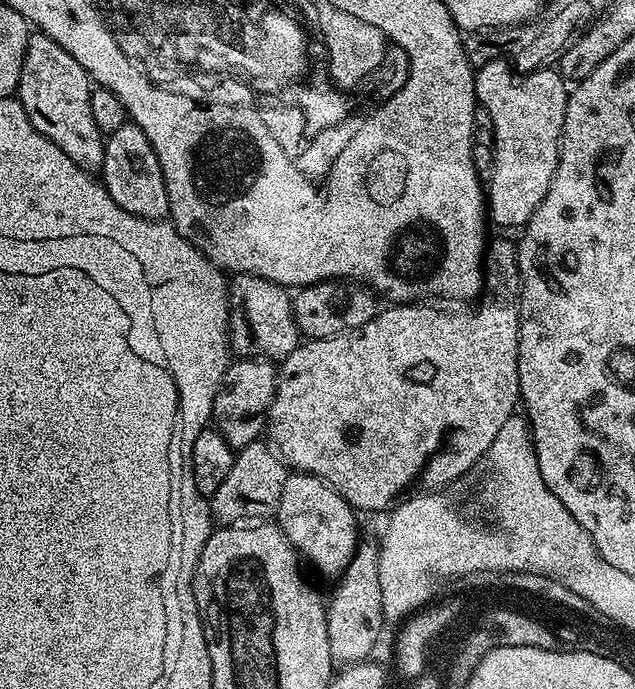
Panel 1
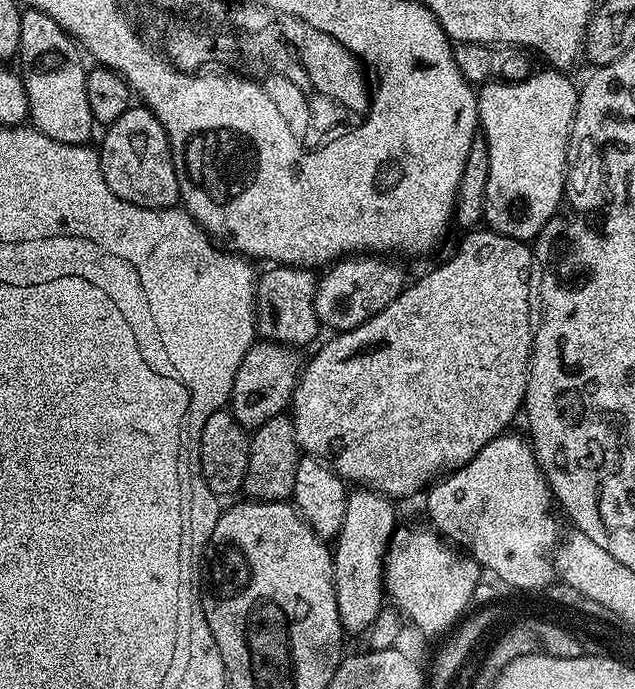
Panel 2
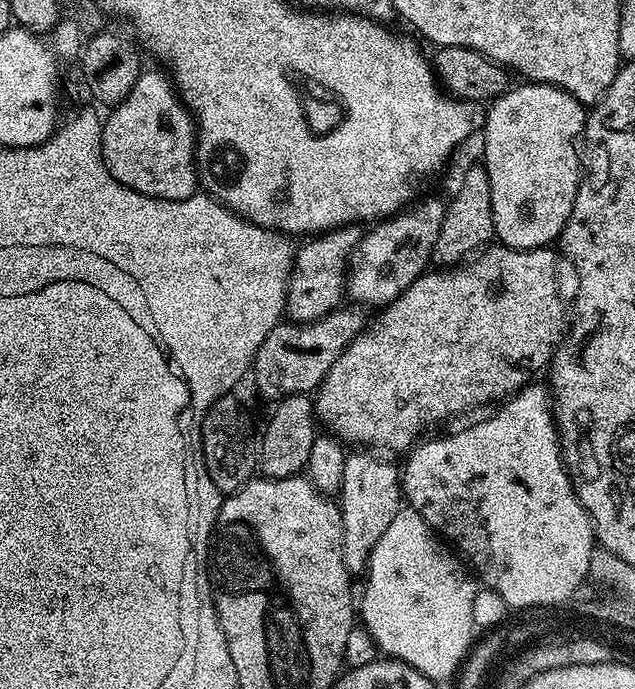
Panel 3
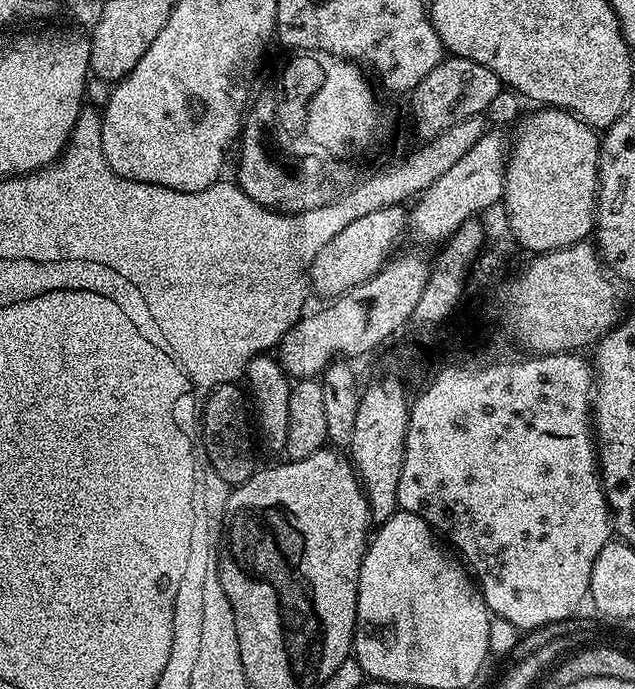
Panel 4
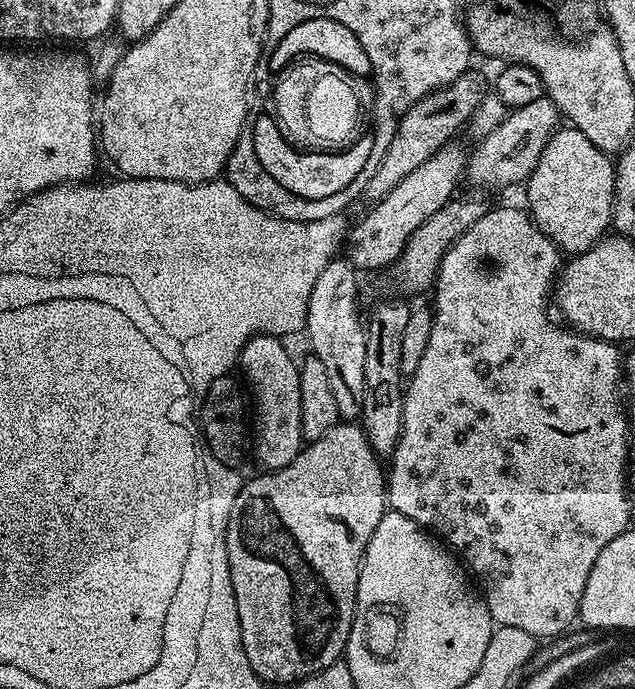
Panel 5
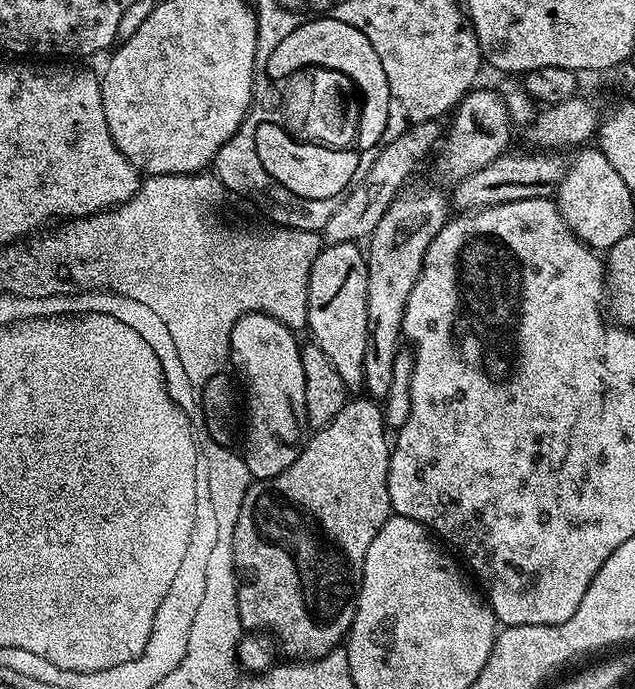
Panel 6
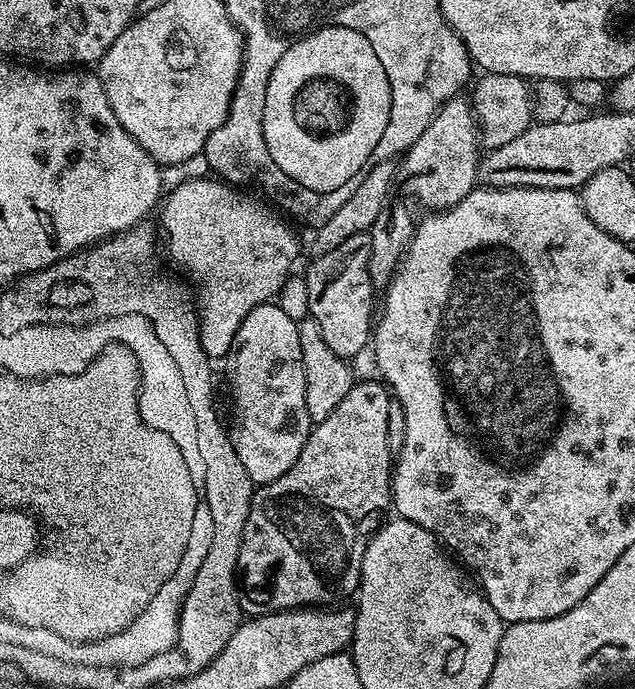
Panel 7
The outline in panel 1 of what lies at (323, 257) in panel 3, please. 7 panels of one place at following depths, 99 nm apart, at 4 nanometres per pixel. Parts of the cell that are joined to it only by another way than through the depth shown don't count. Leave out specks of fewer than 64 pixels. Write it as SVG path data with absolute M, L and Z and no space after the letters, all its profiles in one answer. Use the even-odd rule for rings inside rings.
M245 272L233 275L228 280L228 347L237 357L279 362L289 356L301 340L294 322L289 289Z

